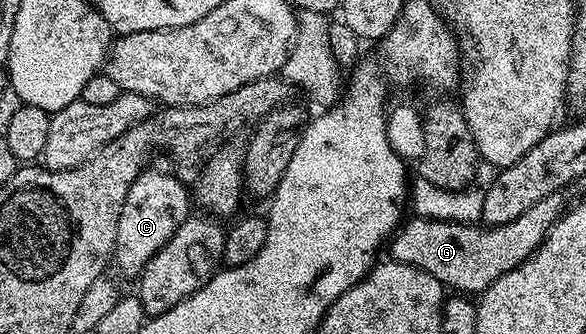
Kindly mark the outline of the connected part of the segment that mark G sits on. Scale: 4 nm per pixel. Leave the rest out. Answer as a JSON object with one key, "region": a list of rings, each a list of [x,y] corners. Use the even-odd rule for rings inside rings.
{"region":[[[561,193],[544,196],[540,200],[536,200],[536,204],[532,204],[532,208],[527,208],[520,216],[516,216],[516,220],[499,226],[467,224],[465,222],[433,222],[417,216],[407,217],[402,225],[394,231],[388,243],[389,257],[395,262],[415,266],[436,276],[436,280],[440,280],[443,287],[450,289],[451,286],[454,289],[451,291],[461,292],[466,296],[481,295],[482,291],[489,288],[493,282],[500,280],[500,276],[504,276],[504,272],[510,272],[512,268],[524,264],[524,260],[528,260],[538,251],[540,244],[546,239],[550,229],[554,227],[554,223],[564,213],[562,197]]]}

